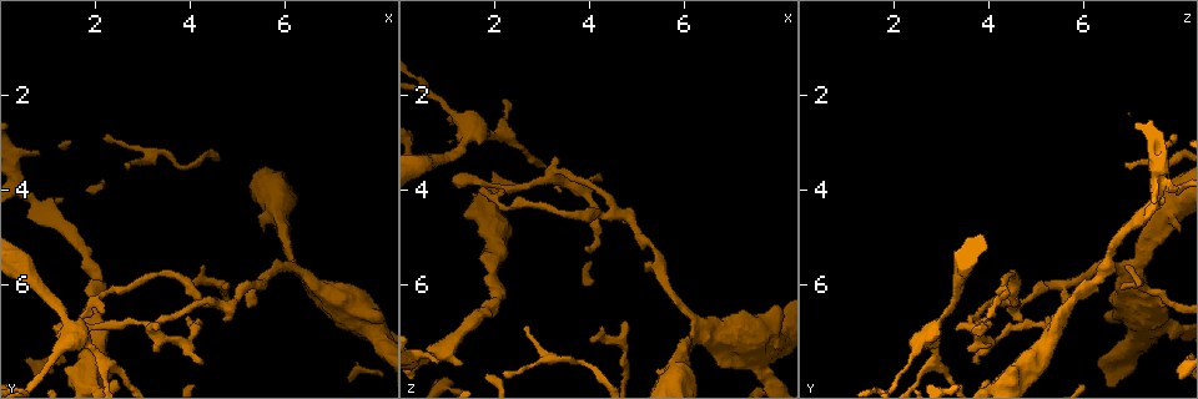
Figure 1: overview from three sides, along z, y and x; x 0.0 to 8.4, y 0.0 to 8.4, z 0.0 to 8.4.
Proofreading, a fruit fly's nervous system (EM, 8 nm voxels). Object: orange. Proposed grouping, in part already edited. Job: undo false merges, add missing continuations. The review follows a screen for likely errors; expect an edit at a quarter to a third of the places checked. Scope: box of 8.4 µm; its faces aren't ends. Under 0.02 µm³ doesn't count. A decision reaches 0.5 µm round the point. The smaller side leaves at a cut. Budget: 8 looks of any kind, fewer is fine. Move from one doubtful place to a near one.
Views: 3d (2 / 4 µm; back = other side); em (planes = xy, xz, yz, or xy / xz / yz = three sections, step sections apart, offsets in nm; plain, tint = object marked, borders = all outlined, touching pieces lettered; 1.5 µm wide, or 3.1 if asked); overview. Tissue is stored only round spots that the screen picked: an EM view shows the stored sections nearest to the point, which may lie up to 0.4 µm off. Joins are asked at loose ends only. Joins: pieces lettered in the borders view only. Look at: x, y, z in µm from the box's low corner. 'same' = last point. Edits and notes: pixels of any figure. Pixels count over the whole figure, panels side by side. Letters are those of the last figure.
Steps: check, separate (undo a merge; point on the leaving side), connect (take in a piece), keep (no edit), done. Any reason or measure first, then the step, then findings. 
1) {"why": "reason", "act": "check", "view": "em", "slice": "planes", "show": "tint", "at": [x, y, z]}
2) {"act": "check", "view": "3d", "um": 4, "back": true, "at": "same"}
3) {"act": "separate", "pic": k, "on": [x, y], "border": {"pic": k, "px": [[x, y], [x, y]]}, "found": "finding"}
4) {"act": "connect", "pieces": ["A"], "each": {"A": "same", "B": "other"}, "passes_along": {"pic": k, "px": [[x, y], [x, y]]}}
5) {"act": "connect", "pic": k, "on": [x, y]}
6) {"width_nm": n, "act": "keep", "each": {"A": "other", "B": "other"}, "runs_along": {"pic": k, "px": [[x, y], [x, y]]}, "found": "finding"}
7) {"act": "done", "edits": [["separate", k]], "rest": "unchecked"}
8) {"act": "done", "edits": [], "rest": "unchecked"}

{"why": "an open end", "act": "check", "view": "em", "slice": "xz", "step": 4, "show": "borders", "at": [1.30, 4.15, 7.65]}

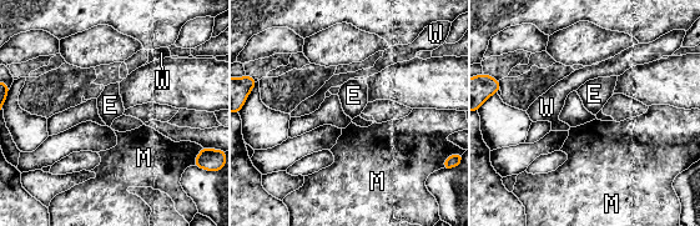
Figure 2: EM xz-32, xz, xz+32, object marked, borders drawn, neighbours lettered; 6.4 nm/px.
{"act": "check", "view": "em", "slice": "planes", "show": "borders", "at": "same"}

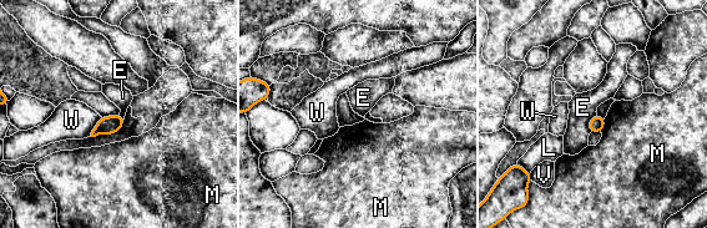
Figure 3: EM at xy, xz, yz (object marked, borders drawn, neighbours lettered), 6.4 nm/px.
{"act": "keep", "each": {"E": "other", "L": "other", "M": "other", "V": "other", "W": "other"}, "border": {"pic": 3, "px": [[596, 114], [589, 123], [590, 131]]}, "found": "no lettered piece goes on from it"}

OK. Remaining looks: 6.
{"why": "branch stops here", "act": "check", "view": "3d", "um": 2, "at": [4.20, 7.65, 3.80]}

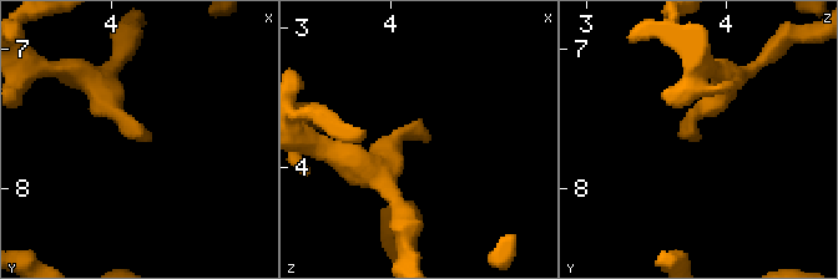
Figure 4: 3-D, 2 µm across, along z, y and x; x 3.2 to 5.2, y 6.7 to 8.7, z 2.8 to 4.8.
{"why": "now the EM", "act": "check", "view": "em", "slice": "xy", "step": 8, "show": "borders", "at": [4.26, 7.68, 3.80]}

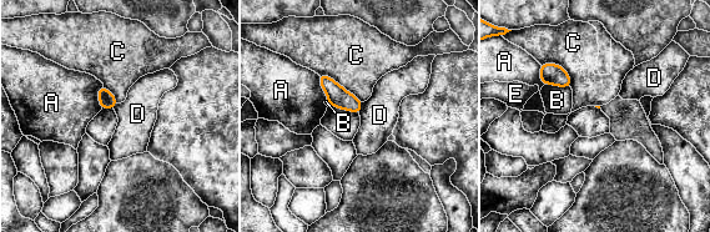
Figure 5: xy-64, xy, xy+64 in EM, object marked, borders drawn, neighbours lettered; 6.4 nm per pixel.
{"act": "check", "view": "em", "slice": "planes", "show": "borders", "at": "same"}

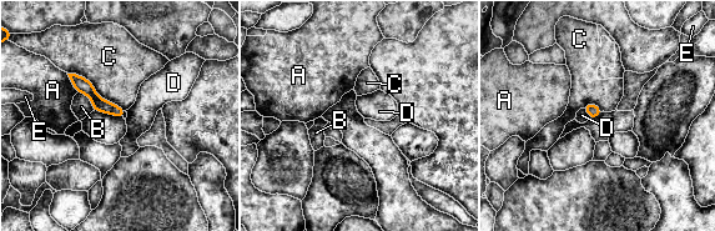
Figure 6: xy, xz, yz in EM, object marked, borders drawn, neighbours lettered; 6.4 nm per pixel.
{"act": "keep", "each": {"A": "other", "B": "other", "C": "other", "D": "other", "E": "other"}, "runs_along": {"pic": 6, "px": [[72, 76], [102, 105], [121, 113]]}, "found": "no lettered piece goes on from it"}

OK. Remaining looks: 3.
{"why": "tapers out", "act": "check", "view": "3d", "um": 4, "at": [5.25, 6.50, 5.55]}

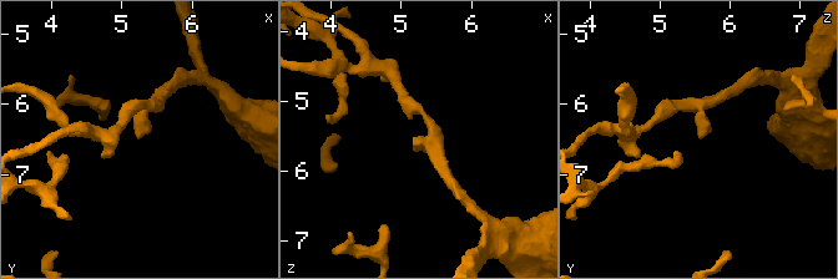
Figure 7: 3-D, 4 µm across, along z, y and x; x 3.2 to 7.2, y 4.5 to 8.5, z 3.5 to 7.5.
{"why": "need the tissue", "act": "check", "view": "em", "slice": "planes", "show": "tint", "at": [5.20, 6.45, 5.60]}

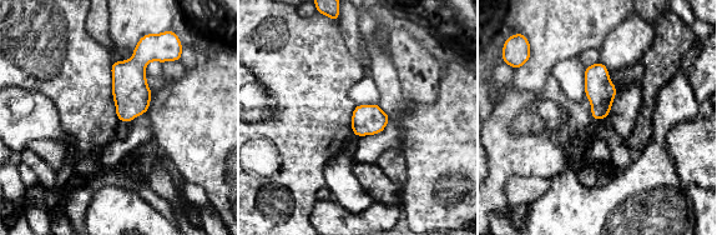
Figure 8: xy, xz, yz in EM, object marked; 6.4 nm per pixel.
{"why": "see the neighbours", "act": "check", "view": "em", "slice": "planes", "show": "borders", "at": "same"}

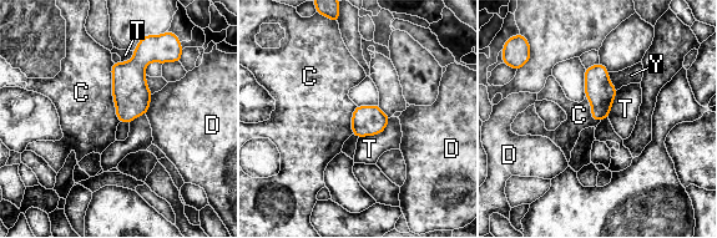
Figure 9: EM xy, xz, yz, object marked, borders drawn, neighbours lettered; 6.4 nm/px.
{"width_nm": 170, "act": "keep", "each": {"C": "other", "D": "other", "T": "other", "Y": "other"}, "border": {"pic": 9, "px": [[112, 62], [111, 95], [120, 121]]}, "found": "no lettered piece goes on from it"}

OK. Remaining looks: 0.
{"act": "done", "edits": [], "rest": "unchecked"}

